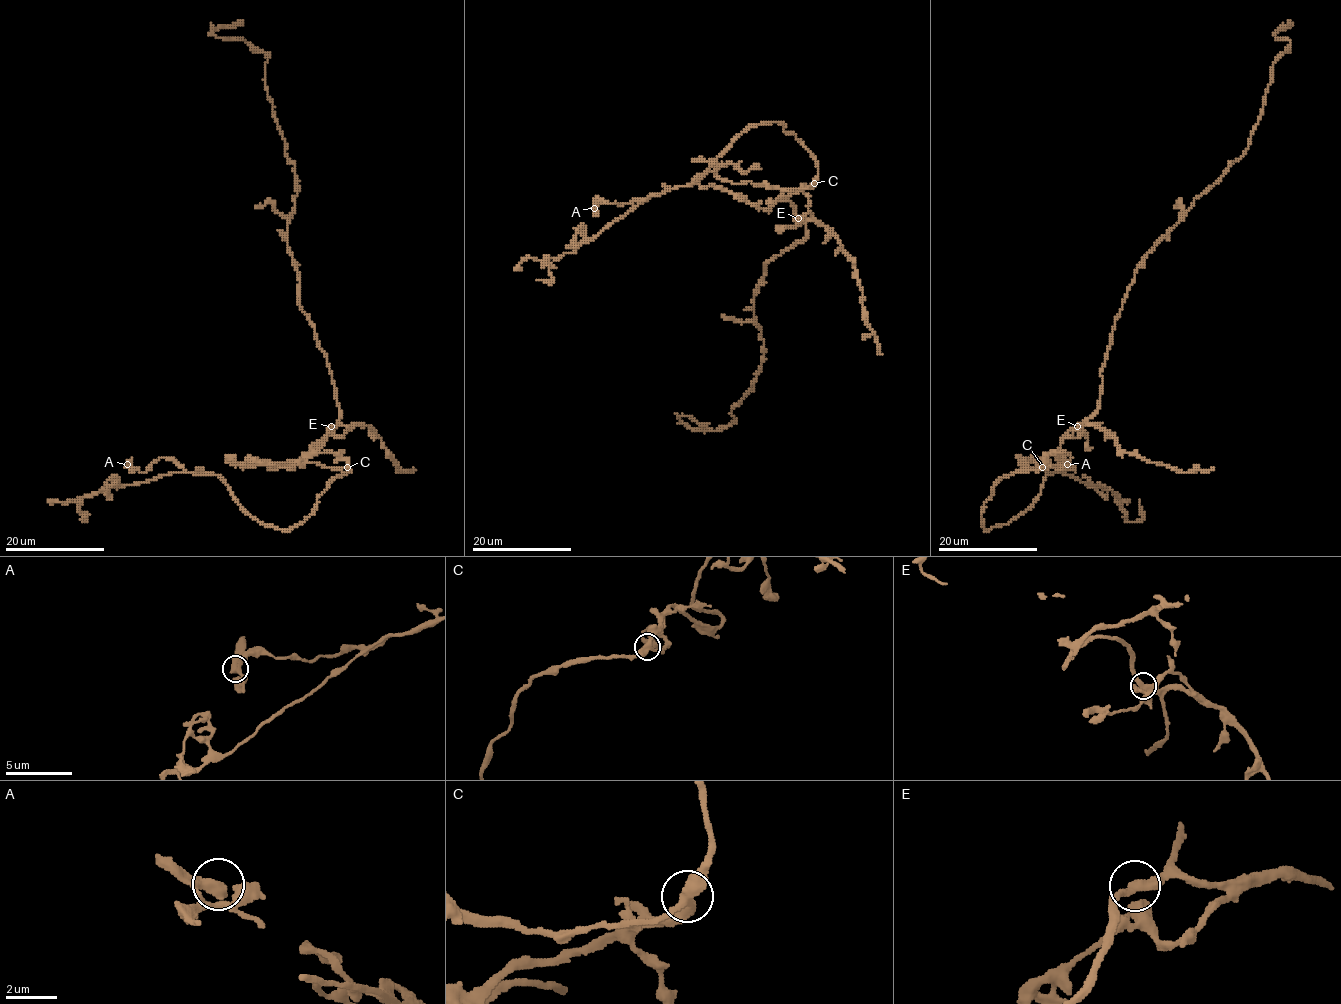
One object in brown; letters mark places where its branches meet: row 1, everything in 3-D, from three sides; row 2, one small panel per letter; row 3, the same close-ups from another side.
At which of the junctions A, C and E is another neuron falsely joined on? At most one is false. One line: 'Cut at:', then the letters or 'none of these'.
Cut at: none of these

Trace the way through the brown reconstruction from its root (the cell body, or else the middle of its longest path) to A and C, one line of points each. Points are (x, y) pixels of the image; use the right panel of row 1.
A: (1079, 425), (1058, 454), (994, 485), (983, 527), (1014, 520), (1060, 459), (1062, 472), (1067, 464)
C: (1079, 425), (1065, 436), (1060, 453), (1051, 452), (1042, 467)

